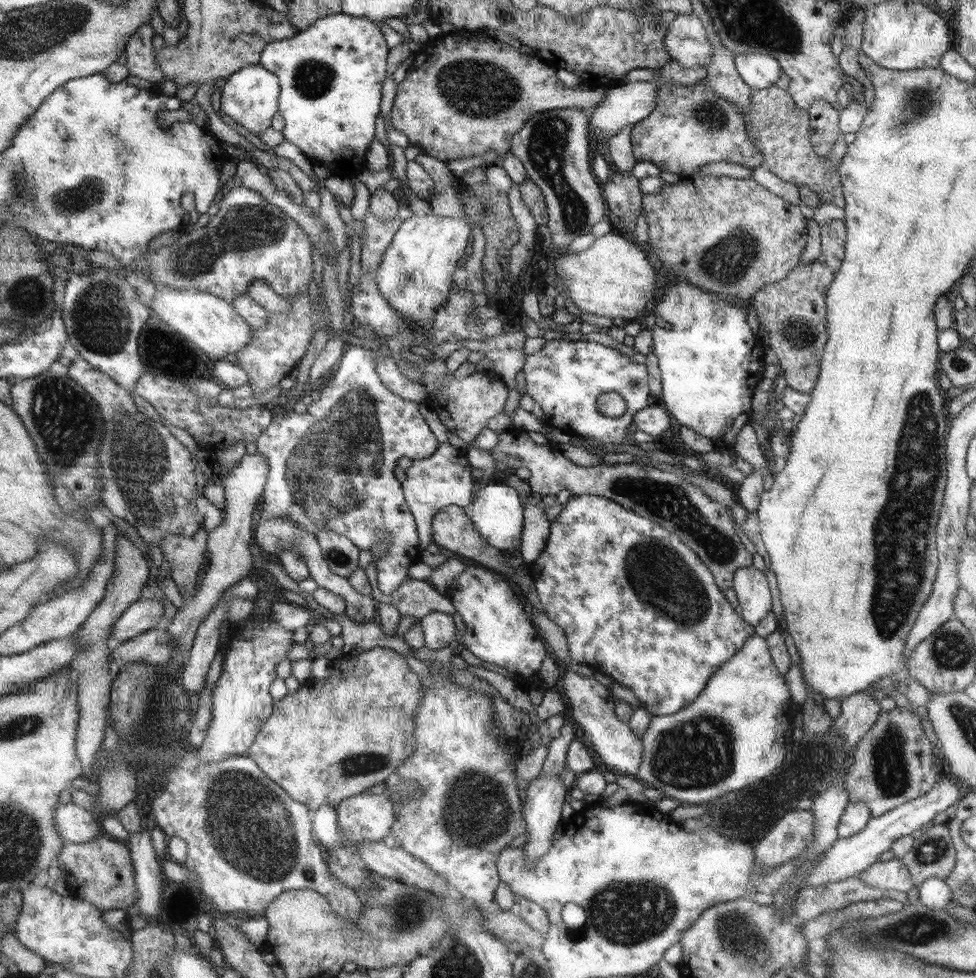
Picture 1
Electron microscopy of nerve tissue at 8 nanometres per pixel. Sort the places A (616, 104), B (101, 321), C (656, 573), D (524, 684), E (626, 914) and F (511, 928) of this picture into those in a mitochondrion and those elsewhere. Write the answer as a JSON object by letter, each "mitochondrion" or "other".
{"A":"other","B":"mitochondrion","C":"mitochondrion","D":"other","E":"mitochondrion","F":"other"}

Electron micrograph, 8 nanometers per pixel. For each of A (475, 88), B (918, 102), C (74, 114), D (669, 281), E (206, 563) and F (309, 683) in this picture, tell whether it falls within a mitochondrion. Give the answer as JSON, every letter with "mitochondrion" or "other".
{"A":"mitochondrion","B":"mitochondrion","C":"other","D":"other","E":"other","F":"other"}

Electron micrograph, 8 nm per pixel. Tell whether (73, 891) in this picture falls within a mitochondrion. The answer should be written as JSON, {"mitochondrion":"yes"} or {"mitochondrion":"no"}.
{"mitochondrion":"no"}

